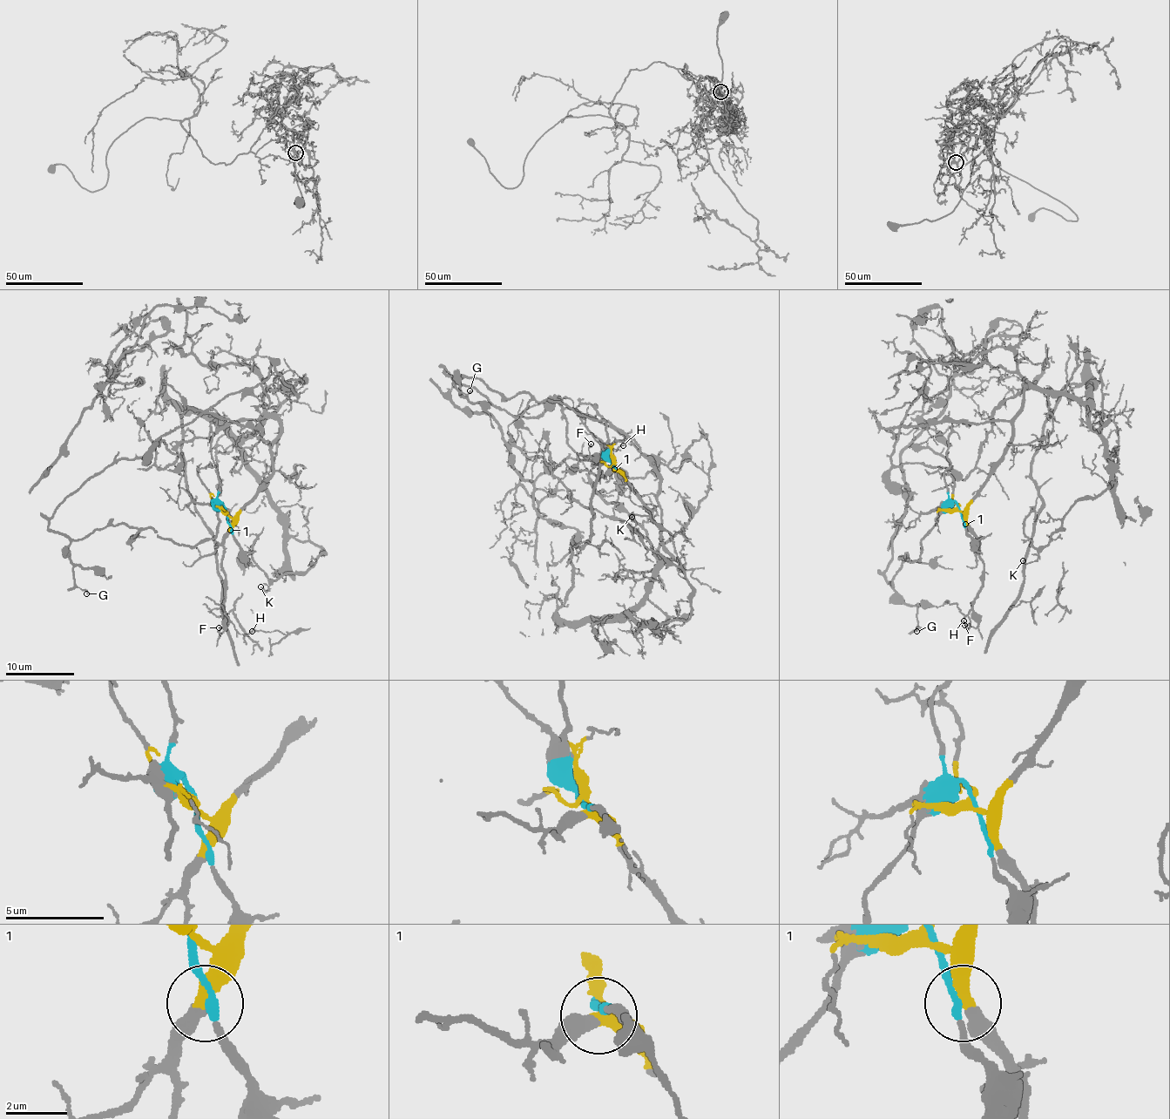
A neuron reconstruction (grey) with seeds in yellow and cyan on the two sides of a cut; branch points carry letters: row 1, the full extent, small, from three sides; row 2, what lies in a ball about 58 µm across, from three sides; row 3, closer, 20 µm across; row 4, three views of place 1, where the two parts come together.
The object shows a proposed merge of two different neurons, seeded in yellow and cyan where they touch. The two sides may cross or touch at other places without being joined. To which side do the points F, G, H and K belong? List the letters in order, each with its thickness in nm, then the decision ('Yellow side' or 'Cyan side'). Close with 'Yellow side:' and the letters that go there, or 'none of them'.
F: Thickness 140 nm. Yellow side
G: Thickness 160 nm. Cyan side
H: Thickness 160 nm. Yellow side
K: Thickness 100 nm. Yellow side
Yellow side: F, H, K

